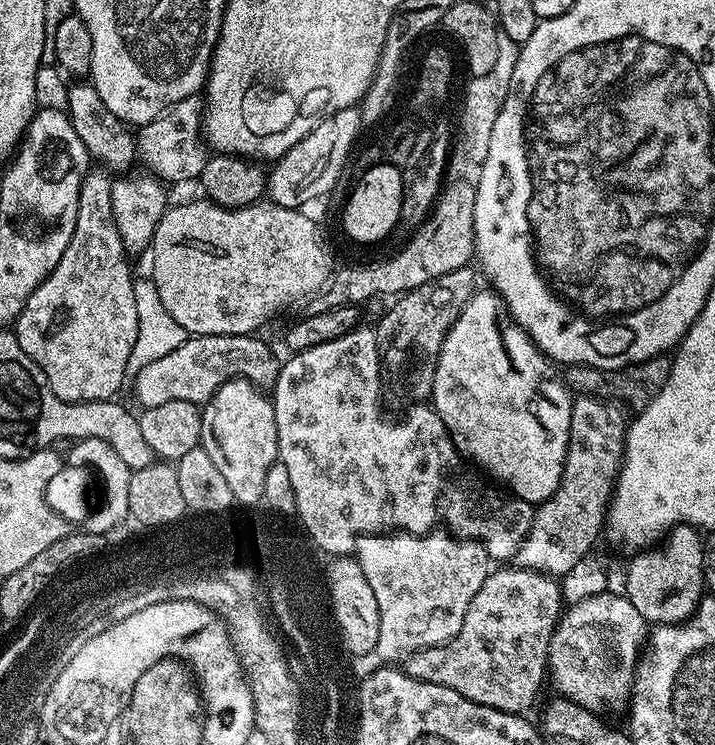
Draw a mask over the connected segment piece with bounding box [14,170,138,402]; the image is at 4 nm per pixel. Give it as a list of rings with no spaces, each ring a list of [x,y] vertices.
[[[89,171],[88,177],[82,184],[78,198],[78,218],[74,226],[74,238],[70,238],[70,246],[66,246],[66,250],[62,254],[62,262],[58,262],[58,266],[54,266],[54,270],[41,282],[38,290],[34,290],[34,294],[30,294],[30,302],[26,302],[22,314],[16,319],[14,325],[16,340],[22,346],[22,350],[26,350],[26,354],[30,354],[30,358],[34,358],[34,362],[38,362],[38,366],[46,374],[50,390],[54,390],[54,394],[58,394],[58,398],[62,398],[66,402],[94,402],[95,400],[113,399],[117,395],[116,391],[124,384],[124,376],[129,375],[130,354],[134,350],[134,338],[138,338],[138,306],[134,303],[134,275],[132,276],[132,268],[128,265],[130,253],[124,247],[122,234],[118,232],[118,226],[114,220],[113,177],[107,171],[99,171]]]

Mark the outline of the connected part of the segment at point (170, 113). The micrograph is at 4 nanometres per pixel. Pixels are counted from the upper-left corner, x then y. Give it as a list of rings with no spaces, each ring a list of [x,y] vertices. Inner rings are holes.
[[[199,95],[184,98],[169,108],[158,119],[143,125],[136,134],[137,155],[149,173],[165,183],[199,181],[202,166],[206,166],[210,149],[202,131],[205,101]]]

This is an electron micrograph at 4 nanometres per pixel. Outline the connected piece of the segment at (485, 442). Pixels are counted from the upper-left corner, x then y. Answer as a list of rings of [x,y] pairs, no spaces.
[[[494,290],[487,291],[473,294],[454,326],[450,326],[438,354],[430,404],[442,418],[461,456],[473,465],[481,464],[489,472],[487,475],[493,481],[501,480],[496,482],[516,499],[539,506],[558,490],[564,477],[564,463],[572,437],[574,396],[561,373],[559,376],[555,372],[553,361],[513,320],[500,295]]]

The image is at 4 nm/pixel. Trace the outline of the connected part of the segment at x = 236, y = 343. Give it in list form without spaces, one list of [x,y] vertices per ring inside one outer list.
[[[189,335],[184,340],[182,346],[170,354],[166,354],[164,358],[158,358],[156,362],[152,362],[135,375],[136,380],[136,398],[141,403],[140,406],[145,408],[153,408],[163,403],[174,401],[186,401],[197,406],[207,404],[208,400],[216,393],[221,386],[233,378],[243,378],[249,380],[251,384],[256,385],[261,390],[271,389],[276,383],[278,374],[280,373],[281,361],[276,360],[276,356],[263,344],[262,341],[256,340],[255,335],[246,336],[193,336]]]

